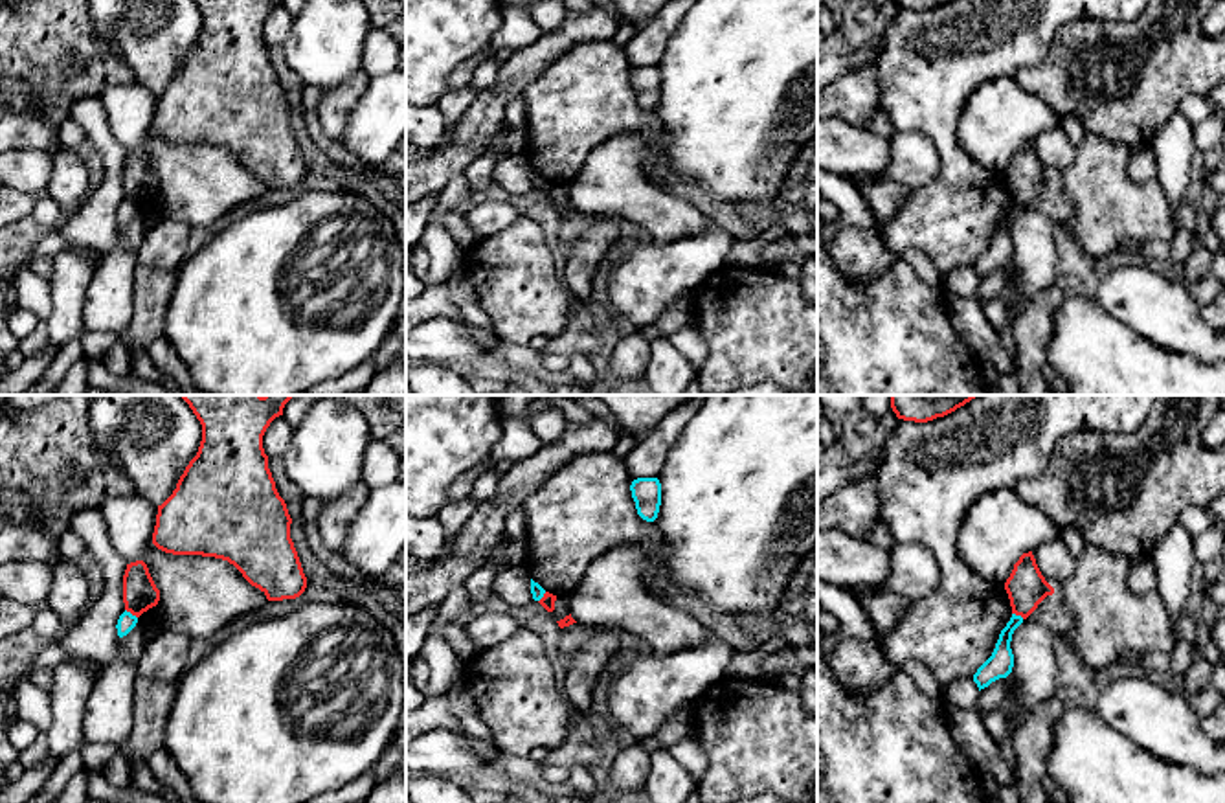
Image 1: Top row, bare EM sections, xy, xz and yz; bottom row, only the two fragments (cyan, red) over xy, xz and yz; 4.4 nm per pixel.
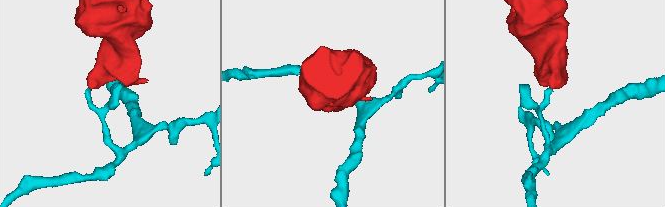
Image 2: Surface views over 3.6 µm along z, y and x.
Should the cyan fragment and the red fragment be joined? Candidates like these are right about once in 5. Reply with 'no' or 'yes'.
no

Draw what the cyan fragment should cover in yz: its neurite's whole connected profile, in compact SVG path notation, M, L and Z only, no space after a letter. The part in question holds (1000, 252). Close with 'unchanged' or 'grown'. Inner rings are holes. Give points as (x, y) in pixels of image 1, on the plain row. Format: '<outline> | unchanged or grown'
M1012 202L1006 215L1001 219L999 228L992 244L977 257L973 263L973 270L979 279L988 276L992 270L999 266L1006 266L1014 255L1014 243L1010 237L1014 219L1023 211L1021 204Z | unchanged

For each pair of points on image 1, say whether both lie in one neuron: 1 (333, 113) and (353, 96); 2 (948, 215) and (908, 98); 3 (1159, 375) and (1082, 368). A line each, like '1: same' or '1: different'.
1: same
2: same
3: same

